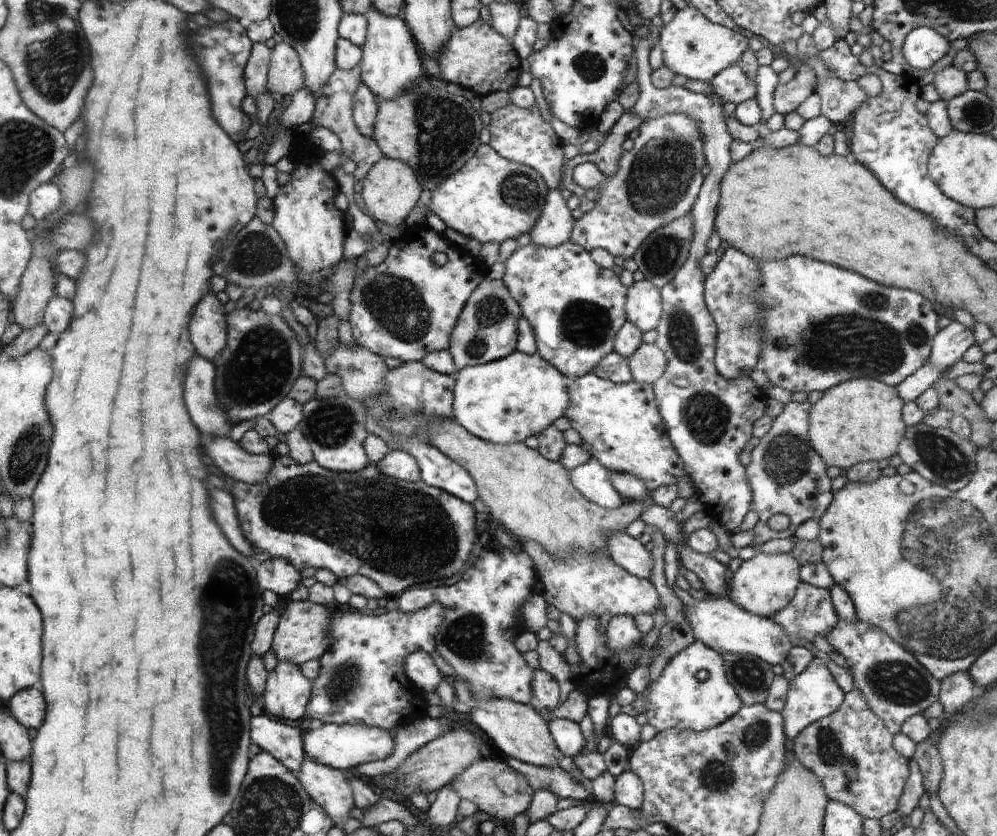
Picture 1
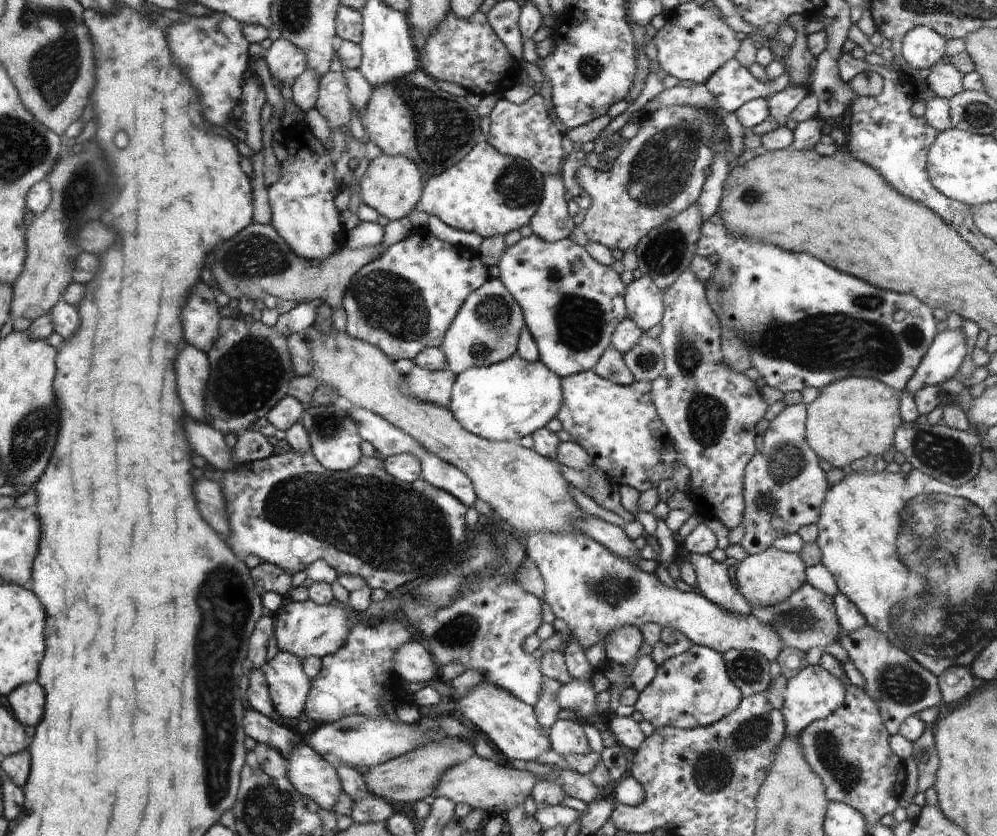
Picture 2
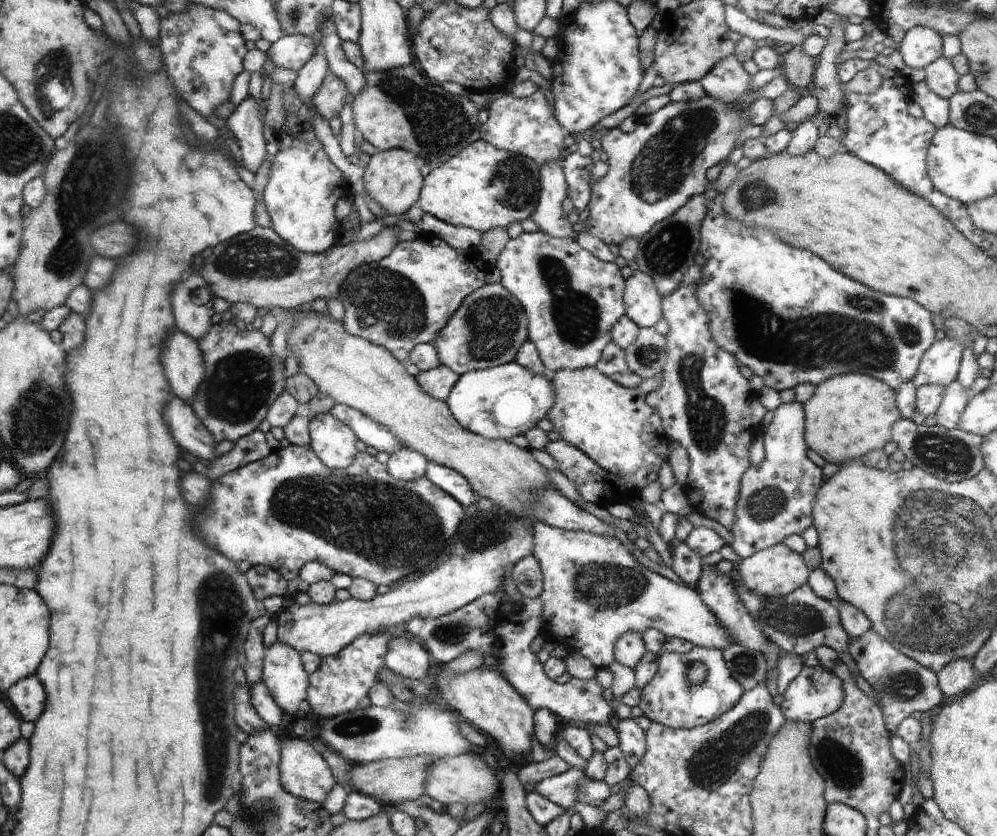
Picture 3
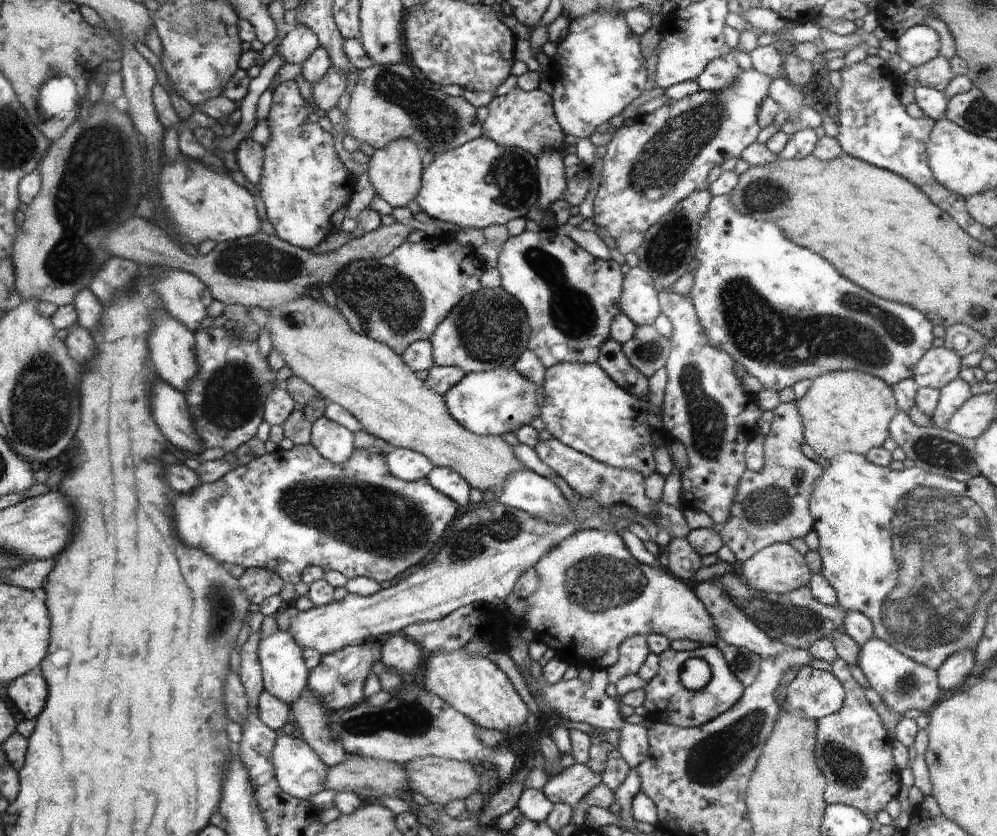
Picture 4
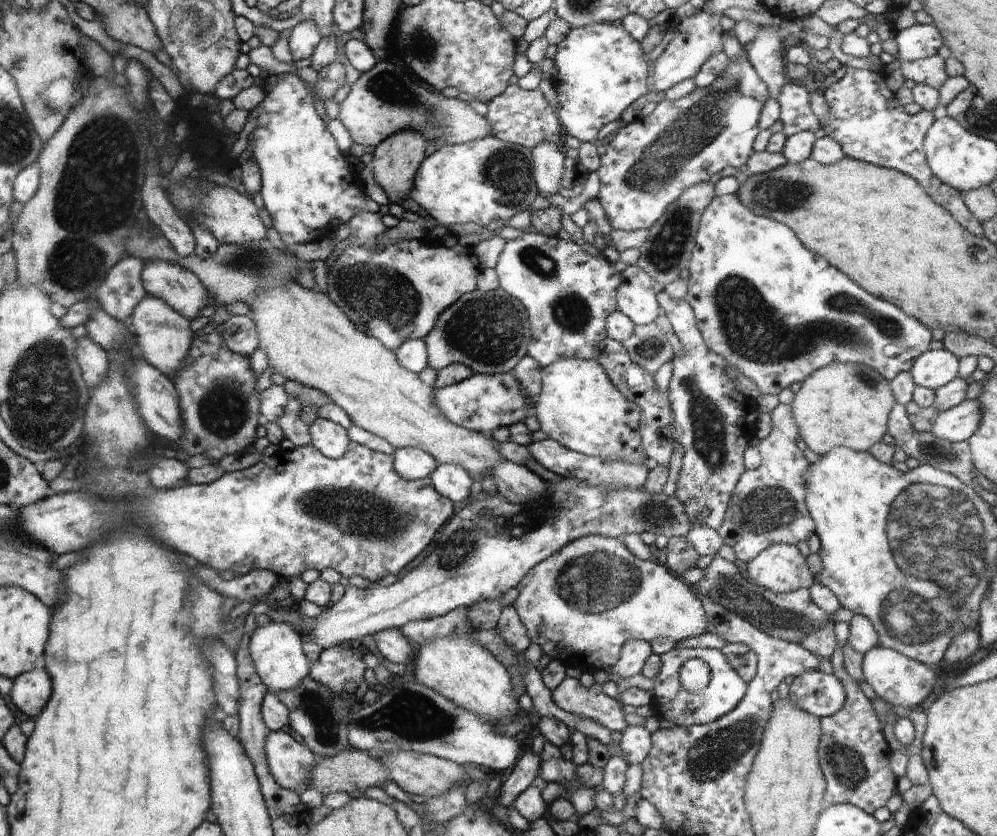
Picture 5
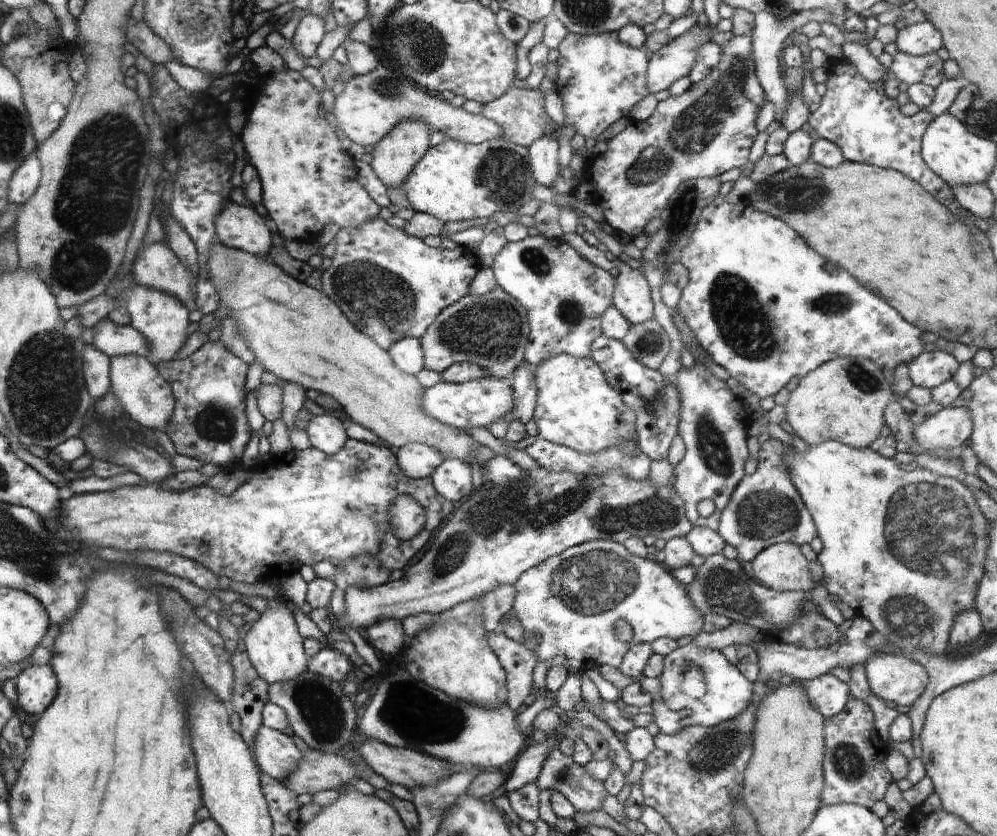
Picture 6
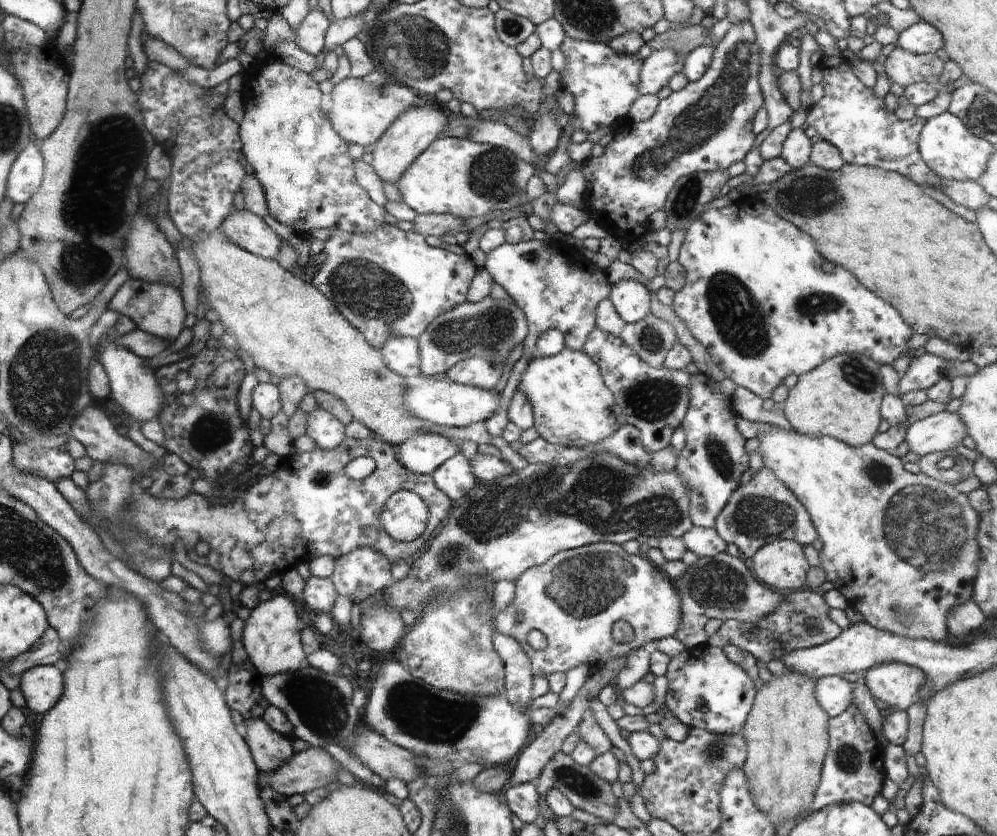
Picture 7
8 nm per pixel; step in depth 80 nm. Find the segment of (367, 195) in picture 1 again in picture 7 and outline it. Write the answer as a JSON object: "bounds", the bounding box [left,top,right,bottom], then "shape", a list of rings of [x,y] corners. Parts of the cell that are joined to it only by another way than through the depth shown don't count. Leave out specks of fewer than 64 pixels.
{"bounds":[371,107,448,184],"shape":[[[418,107],[408,109],[389,126],[385,134],[374,143],[373,161],[371,167],[384,181],[396,184],[407,168],[430,146],[436,135],[448,128],[447,119],[434,108]]]}

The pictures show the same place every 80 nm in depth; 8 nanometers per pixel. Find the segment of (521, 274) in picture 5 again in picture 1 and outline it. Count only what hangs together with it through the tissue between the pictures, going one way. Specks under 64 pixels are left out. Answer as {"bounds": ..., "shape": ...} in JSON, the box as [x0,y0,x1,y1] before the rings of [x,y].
{"bounds":[502,241,627,379],"shape":[[[572,241],[556,248],[544,248],[530,242],[524,248],[517,248],[503,265],[505,273],[502,279],[512,298],[520,306],[522,314],[531,324],[537,353],[567,379],[588,374],[614,350],[615,336],[627,321],[625,313],[627,288],[620,283],[619,276],[612,269],[598,266],[586,249]]]}

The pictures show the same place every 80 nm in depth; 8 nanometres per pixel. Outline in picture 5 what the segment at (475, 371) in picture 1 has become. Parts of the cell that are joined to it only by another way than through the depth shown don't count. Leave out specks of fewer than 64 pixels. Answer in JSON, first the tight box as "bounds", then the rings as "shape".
{"bounds":[434,372,534,434],"shape":[[[511,372],[491,375],[472,373],[458,384],[434,390],[435,403],[451,423],[478,433],[491,434],[502,426],[524,423],[525,419],[534,413],[534,406],[529,406],[527,394]]]}

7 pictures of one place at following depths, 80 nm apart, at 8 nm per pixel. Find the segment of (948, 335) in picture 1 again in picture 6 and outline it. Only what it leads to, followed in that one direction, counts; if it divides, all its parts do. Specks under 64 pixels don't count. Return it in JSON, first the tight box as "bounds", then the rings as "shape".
{"bounds":[909,351,959,390],"shape":[[[922,351],[909,365],[909,377],[914,386],[932,390],[953,378],[959,367],[954,355],[941,351]]]}

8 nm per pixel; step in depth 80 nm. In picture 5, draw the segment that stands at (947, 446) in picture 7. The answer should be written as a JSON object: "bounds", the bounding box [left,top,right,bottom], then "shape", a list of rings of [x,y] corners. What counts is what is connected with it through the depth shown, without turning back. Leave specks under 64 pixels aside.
{"bounds":[932,399,981,443],"shape":[[[966,399],[955,407],[937,414],[932,431],[939,439],[957,443],[968,441],[981,423],[978,399]]]}

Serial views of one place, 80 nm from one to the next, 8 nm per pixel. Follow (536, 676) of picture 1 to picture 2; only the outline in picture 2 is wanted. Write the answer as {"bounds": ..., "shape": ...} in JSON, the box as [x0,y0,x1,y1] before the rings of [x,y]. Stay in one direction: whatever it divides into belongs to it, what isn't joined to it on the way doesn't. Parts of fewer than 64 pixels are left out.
{"bounds":[533,677,561,733],"shape":[[[544,677],[541,680],[541,691],[538,702],[533,706],[537,721],[541,727],[548,733],[550,727],[558,720],[558,712],[561,710],[559,705],[558,693],[561,682],[552,680],[550,677]]]}

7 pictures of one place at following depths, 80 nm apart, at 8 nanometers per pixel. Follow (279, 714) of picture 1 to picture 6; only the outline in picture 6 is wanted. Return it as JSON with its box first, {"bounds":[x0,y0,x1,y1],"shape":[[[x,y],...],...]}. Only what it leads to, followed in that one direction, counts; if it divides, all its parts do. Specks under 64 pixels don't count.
{"bounds":[245,608,310,685],"shape":[[[290,608],[270,609],[258,614],[257,621],[251,625],[250,631],[245,637],[246,650],[257,669],[258,676],[262,677],[269,685],[274,683],[288,683],[300,677],[308,670],[310,657],[303,649],[304,631],[296,628],[295,618],[290,614]]]}

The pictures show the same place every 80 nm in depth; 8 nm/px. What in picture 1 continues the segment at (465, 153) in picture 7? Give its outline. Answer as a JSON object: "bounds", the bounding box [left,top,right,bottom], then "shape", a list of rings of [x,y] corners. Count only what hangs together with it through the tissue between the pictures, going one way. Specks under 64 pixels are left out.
{"bounds":[428,144,548,245],"shape":[[[480,144],[474,156],[471,156],[458,172],[432,191],[432,202],[428,208],[429,212],[436,213],[448,228],[482,245],[484,243],[501,245],[508,238],[517,239],[522,234],[531,232],[544,210],[548,191],[546,182],[537,170],[500,156],[490,145]]]}

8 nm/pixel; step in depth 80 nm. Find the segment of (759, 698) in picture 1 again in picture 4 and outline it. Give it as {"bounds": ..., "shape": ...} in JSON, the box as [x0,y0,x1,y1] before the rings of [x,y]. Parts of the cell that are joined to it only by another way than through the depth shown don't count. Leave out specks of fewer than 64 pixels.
{"bounds":[718,642,760,687],"shape":[[[724,642],[718,644],[730,670],[740,679],[744,687],[750,686],[760,672],[760,655],[750,649],[729,645]]]}

